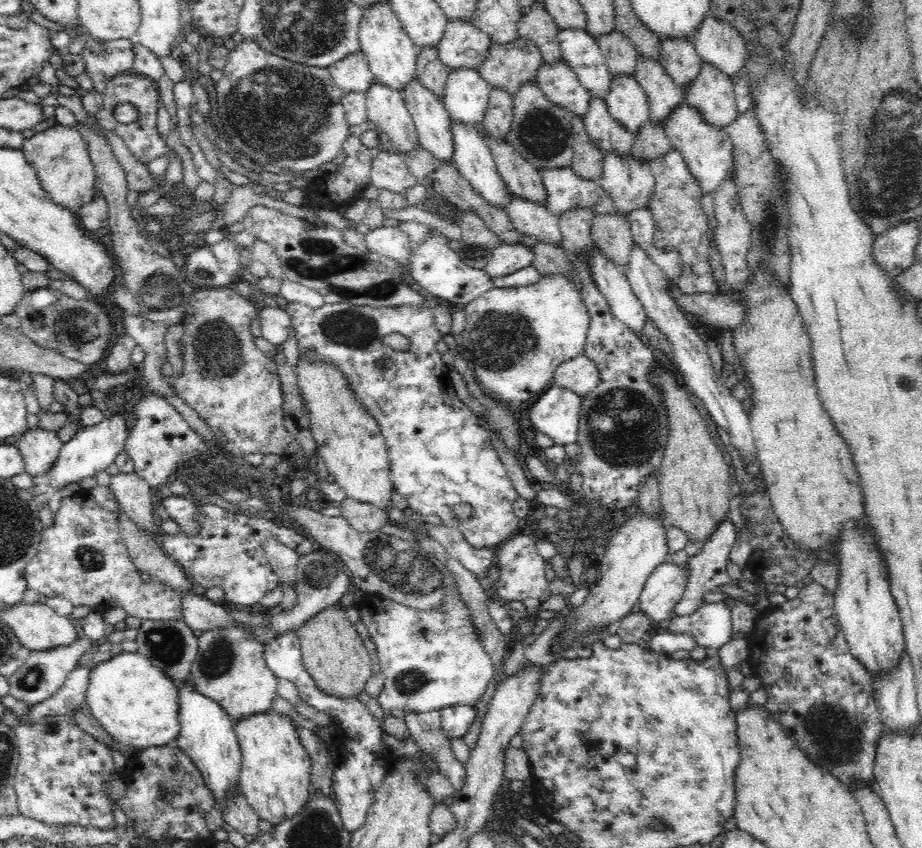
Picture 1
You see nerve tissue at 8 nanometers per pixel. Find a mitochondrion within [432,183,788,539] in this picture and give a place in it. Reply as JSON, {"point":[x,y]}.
{"point":[624,429]}

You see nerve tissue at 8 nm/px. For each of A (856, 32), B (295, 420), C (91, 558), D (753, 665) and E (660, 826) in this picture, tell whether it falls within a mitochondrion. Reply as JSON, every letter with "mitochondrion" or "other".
{"A":"other","B":"other","C":"mitochondrion","D":"other","E":"mitochondrion"}

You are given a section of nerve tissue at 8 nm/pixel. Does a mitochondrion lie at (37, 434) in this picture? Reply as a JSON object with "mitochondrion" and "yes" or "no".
{"mitochondrion":"no"}

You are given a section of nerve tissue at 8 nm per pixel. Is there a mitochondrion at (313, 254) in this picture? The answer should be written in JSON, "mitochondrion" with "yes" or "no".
{"mitochondrion":"yes"}

